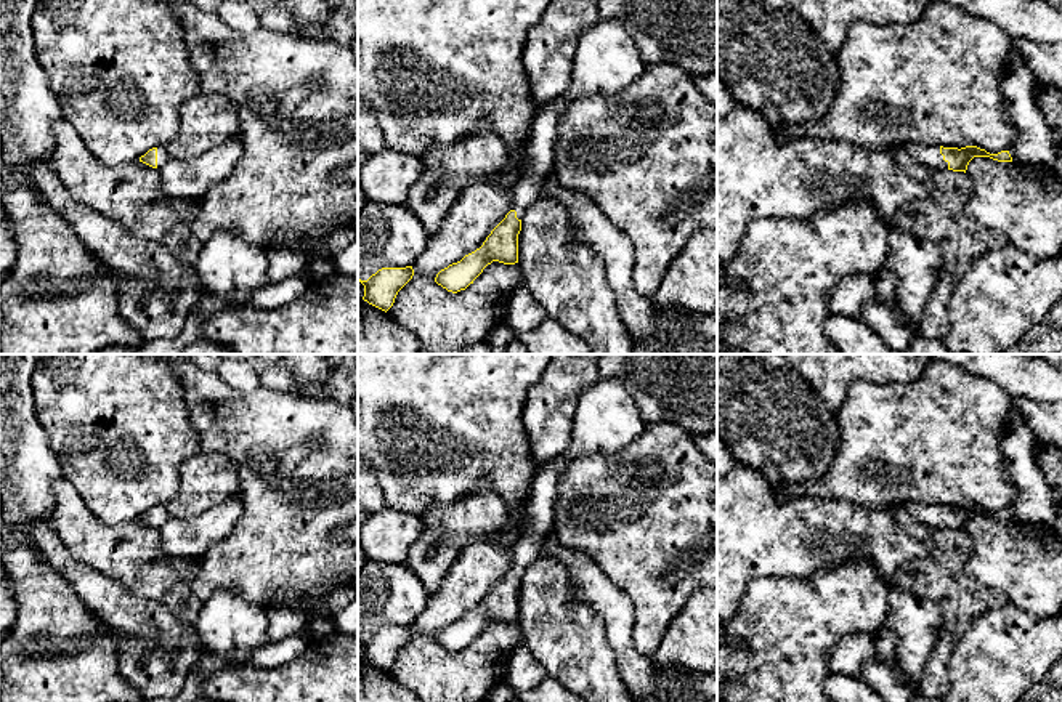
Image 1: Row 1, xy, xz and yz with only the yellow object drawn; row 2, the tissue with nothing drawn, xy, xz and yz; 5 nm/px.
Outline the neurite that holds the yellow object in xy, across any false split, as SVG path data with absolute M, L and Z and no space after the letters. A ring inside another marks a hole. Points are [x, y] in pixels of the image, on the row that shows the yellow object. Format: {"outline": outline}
{"outline": "M165 146L152 147L144 155L140 157L140 162L162 170L162 167L170 160L170 154L167 152Z"}

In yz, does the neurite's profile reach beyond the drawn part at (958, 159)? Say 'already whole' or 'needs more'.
needs more

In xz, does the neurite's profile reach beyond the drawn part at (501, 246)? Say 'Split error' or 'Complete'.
Split error

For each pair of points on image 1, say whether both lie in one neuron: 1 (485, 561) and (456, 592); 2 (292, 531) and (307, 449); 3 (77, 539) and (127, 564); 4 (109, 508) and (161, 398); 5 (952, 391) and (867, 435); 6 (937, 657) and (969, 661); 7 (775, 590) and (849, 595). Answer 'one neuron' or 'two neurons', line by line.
1: one neuron
2: one neuron
3: one neuron
4: one neuron
5: one neuron
6: two neurons
7: one neuron

